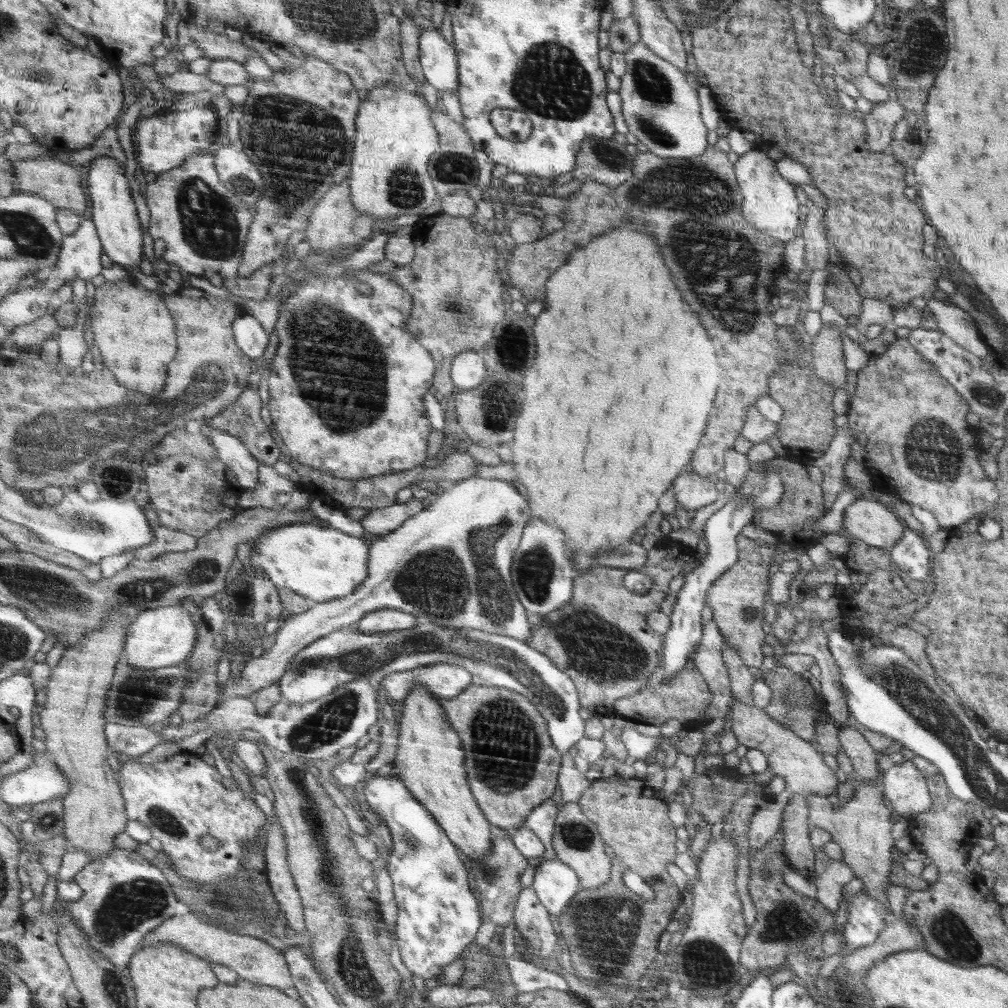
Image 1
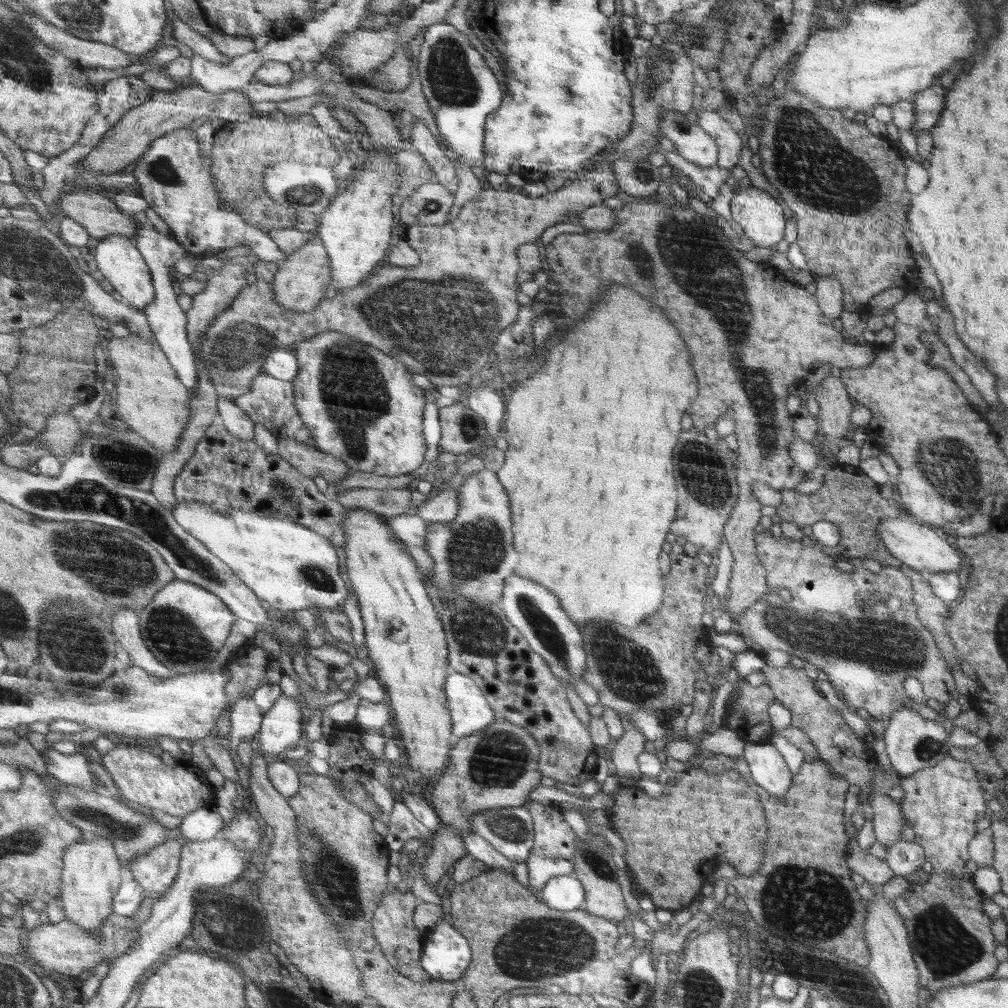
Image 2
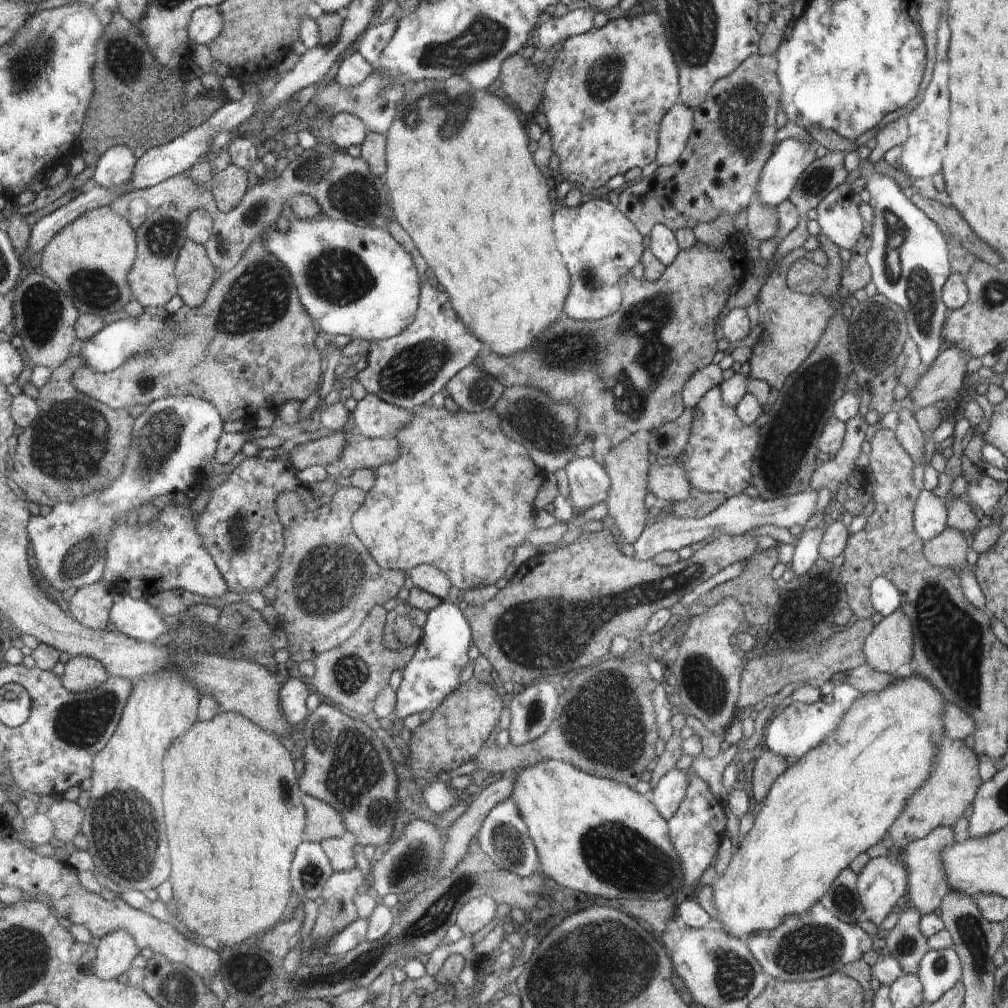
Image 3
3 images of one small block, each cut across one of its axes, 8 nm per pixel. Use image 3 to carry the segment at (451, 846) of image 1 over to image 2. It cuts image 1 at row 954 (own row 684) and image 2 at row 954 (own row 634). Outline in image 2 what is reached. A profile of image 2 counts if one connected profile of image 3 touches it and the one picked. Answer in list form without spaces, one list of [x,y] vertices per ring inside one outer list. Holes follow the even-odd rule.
[[[446,918],[438,920],[434,930],[423,935],[420,967],[433,980],[453,982],[462,978],[470,963],[470,948],[461,931]]]

